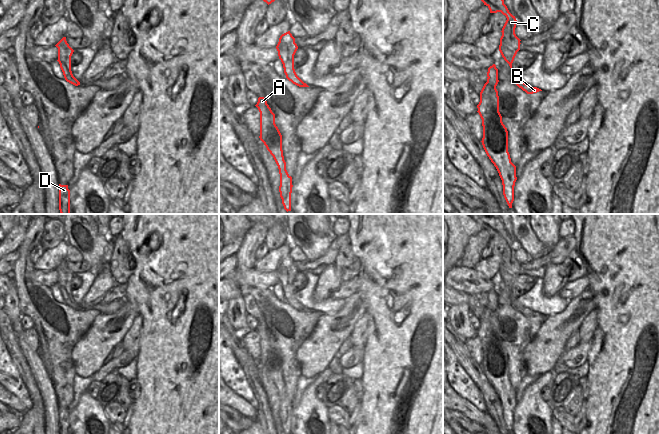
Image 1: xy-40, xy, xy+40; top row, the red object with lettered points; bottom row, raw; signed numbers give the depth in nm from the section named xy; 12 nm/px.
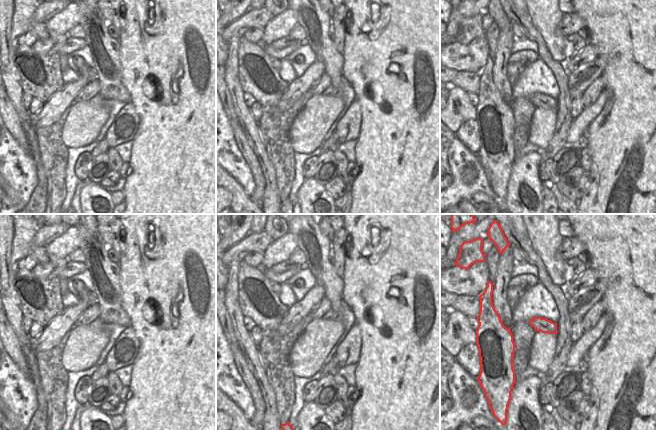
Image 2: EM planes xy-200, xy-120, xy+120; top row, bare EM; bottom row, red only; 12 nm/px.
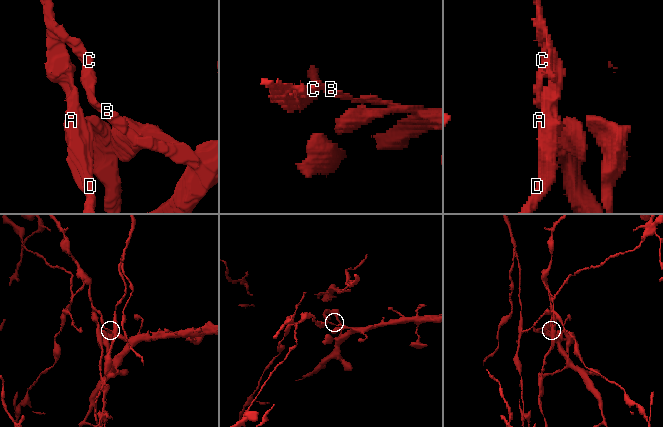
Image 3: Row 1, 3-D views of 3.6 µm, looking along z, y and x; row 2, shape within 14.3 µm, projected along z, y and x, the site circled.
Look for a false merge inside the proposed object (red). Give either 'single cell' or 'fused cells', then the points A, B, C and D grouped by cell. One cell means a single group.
fused cells | A C D / B

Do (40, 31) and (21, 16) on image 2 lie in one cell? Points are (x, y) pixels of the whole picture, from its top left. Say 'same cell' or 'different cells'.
same cell

